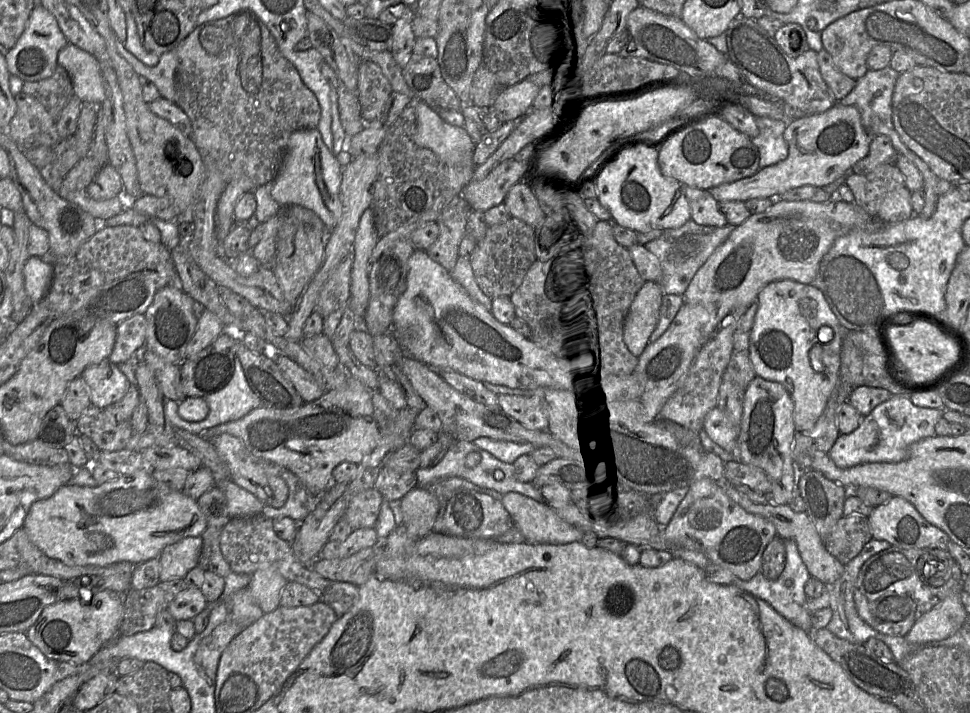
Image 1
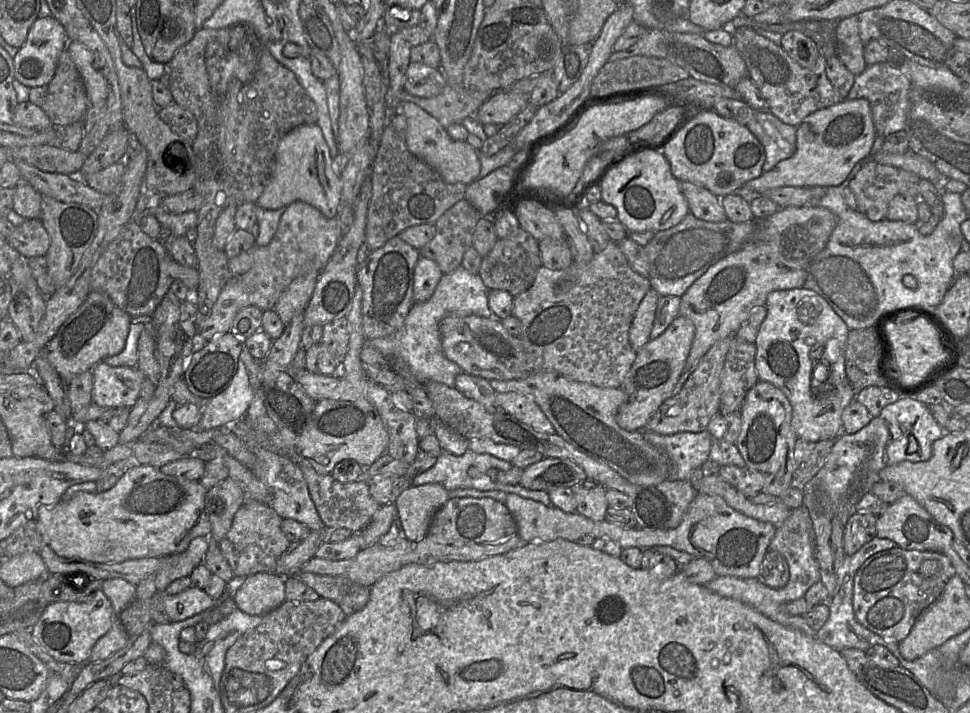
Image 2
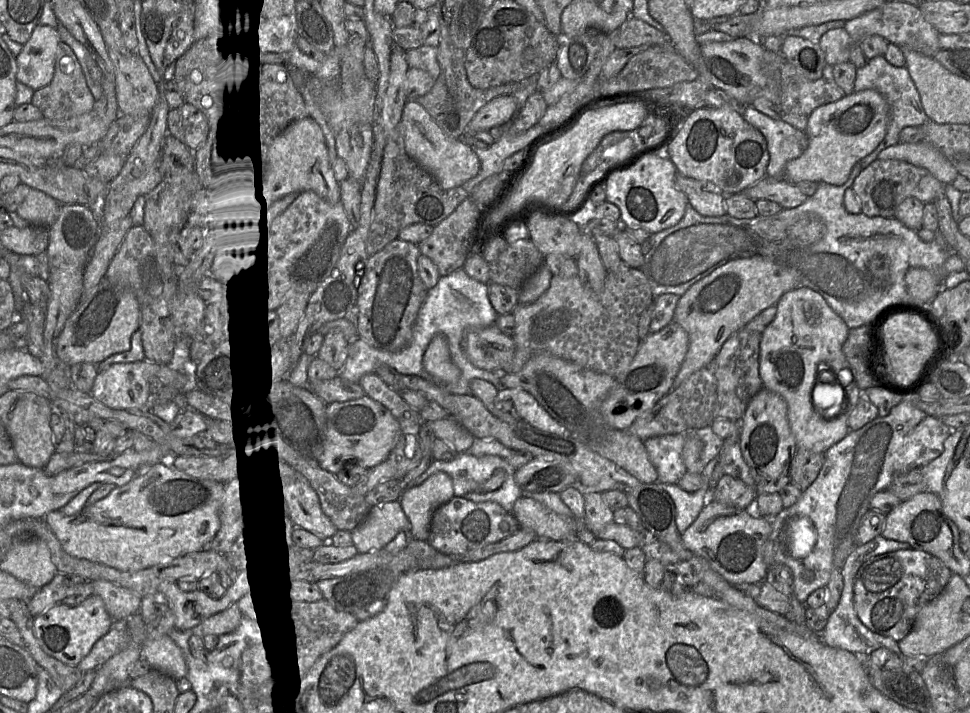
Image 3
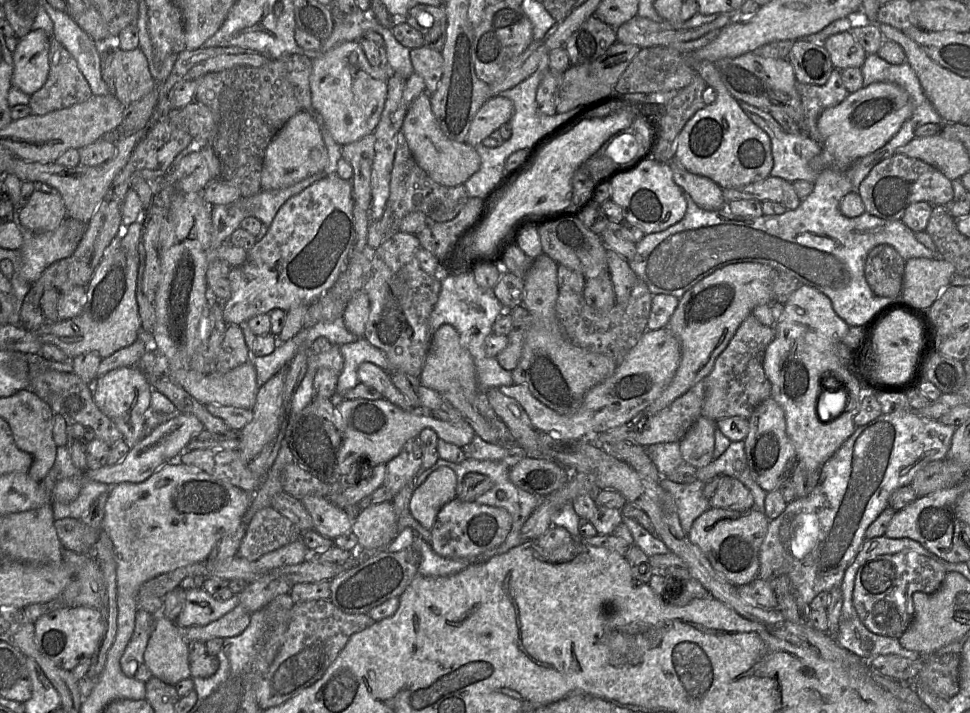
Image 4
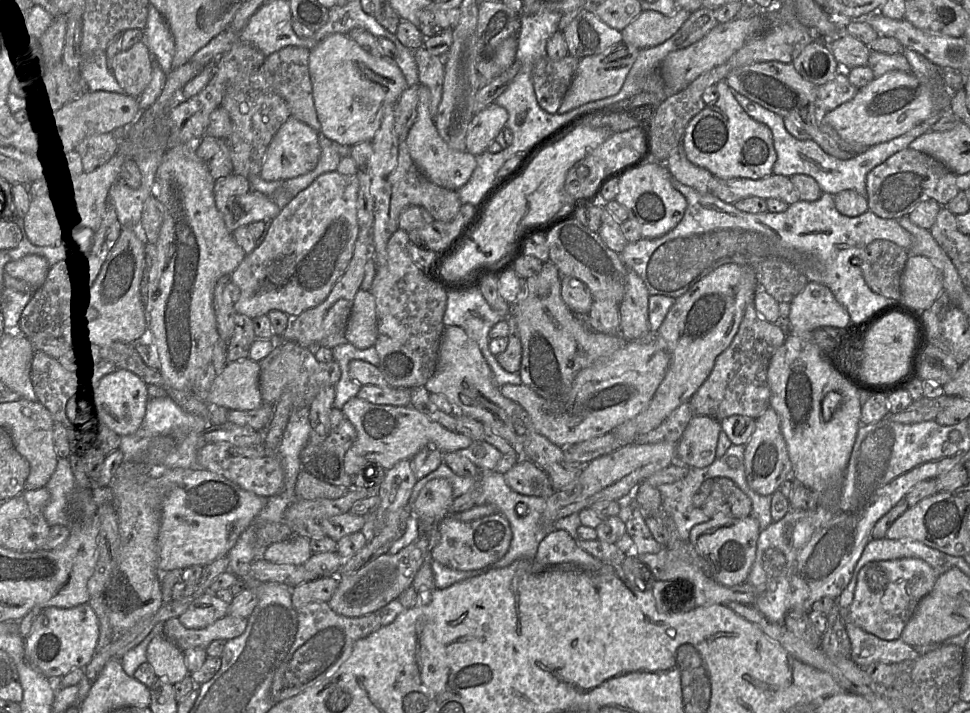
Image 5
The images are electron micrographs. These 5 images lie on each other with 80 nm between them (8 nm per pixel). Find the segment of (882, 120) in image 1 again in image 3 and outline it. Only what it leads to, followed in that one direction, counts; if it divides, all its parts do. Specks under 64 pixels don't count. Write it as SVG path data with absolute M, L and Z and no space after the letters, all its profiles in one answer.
M876 56L856 72L854 92L863 90L877 91L889 105L889 121L884 140L869 155L862 158L862 170L877 160L879 153L887 147L899 143L900 131L905 127L922 126L929 121L920 100L919 93L906 67L895 67L891 65L883 56Z

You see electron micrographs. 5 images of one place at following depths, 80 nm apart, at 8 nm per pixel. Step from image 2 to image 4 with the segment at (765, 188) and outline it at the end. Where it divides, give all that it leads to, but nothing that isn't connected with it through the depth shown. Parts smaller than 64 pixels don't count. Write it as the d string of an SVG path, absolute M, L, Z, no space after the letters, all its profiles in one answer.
M875 82L850 93L837 106L825 109L817 120L822 150L811 160L811 167L821 172L844 172L857 160L884 146L912 114L908 93L899 85Z

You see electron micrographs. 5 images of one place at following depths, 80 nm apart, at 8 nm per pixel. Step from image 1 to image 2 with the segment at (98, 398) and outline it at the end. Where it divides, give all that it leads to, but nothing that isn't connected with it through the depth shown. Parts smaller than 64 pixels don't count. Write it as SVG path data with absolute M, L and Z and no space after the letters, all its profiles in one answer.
M101 361L91 369L93 402L105 408L132 408L138 399L144 374L135 367L112 366Z

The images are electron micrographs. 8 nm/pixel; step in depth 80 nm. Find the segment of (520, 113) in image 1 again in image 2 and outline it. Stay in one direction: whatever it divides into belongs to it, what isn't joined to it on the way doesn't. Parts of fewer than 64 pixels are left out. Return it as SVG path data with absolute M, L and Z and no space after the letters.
M499 91L479 108L476 117L482 124L503 126L517 115L529 102L529 94Z

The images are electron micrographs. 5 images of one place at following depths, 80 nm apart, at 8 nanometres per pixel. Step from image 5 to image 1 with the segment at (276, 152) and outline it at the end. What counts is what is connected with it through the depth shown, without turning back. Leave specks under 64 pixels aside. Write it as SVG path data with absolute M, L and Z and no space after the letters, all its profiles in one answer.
M318 128L294 131L276 178L272 181L271 197L282 207L299 205L319 216L331 231L341 216L340 185L343 167L329 151Z

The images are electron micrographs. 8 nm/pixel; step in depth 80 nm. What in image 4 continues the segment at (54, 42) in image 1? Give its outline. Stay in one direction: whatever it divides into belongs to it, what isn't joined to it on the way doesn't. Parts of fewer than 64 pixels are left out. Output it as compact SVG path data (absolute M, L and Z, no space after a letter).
M42 29L31 30L19 39L13 52L12 86L32 96L46 83L49 71L51 37Z

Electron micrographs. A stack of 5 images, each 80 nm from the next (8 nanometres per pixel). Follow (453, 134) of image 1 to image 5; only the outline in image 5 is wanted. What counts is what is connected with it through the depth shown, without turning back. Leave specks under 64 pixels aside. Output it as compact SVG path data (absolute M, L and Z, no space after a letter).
M419 85L417 117L408 132L406 144L413 162L432 183L457 191L471 178L477 165L476 157L467 151L457 151L450 148L441 138L429 112L429 104L429 89L424 85Z

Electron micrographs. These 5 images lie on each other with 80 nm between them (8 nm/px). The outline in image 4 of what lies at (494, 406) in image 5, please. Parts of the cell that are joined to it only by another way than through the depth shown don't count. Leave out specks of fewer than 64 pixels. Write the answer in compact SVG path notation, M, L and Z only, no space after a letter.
M442 325L432 334L419 380L422 386L439 394L451 393L464 398L487 420L497 417L486 393L478 387L473 357L468 350L462 347L459 334L451 325Z

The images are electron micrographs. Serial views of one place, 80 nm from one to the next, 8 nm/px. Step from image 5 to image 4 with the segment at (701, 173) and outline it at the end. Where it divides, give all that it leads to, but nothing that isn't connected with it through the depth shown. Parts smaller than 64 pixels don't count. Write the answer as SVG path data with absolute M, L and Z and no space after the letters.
M675 159L669 162L674 182L702 209L715 211L725 207L723 189L708 177L693 174Z

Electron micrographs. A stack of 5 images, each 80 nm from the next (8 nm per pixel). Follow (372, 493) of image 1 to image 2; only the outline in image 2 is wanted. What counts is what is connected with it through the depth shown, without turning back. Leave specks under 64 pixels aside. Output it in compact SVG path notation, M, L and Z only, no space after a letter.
M294 463L299 466L305 477L311 499L327 532L333 529L346 528L352 533L358 533L371 522L373 516L381 507L370 495L370 485L365 479L341 483L334 479L331 474L318 474L308 464Z

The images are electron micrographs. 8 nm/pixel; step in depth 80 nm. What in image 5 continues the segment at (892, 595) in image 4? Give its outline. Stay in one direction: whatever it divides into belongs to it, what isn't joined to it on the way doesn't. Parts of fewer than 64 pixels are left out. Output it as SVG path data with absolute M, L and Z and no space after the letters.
M918 558L868 562L858 573L848 621L881 639L899 639L917 605L930 593L938 577L927 562Z

